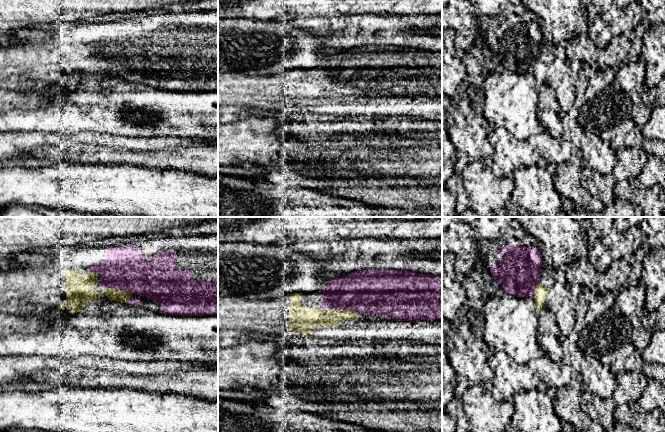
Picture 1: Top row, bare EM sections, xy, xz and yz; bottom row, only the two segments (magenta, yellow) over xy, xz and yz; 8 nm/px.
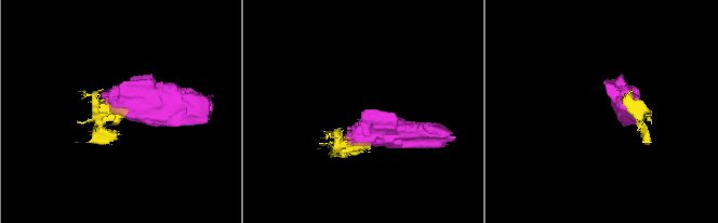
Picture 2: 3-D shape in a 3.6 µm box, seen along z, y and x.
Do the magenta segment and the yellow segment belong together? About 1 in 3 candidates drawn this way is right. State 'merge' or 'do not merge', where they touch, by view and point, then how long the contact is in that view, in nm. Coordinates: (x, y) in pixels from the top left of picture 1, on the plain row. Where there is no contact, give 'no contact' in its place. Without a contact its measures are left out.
merge; meets magenta in xy at (118, 65); contact 240 nm long

